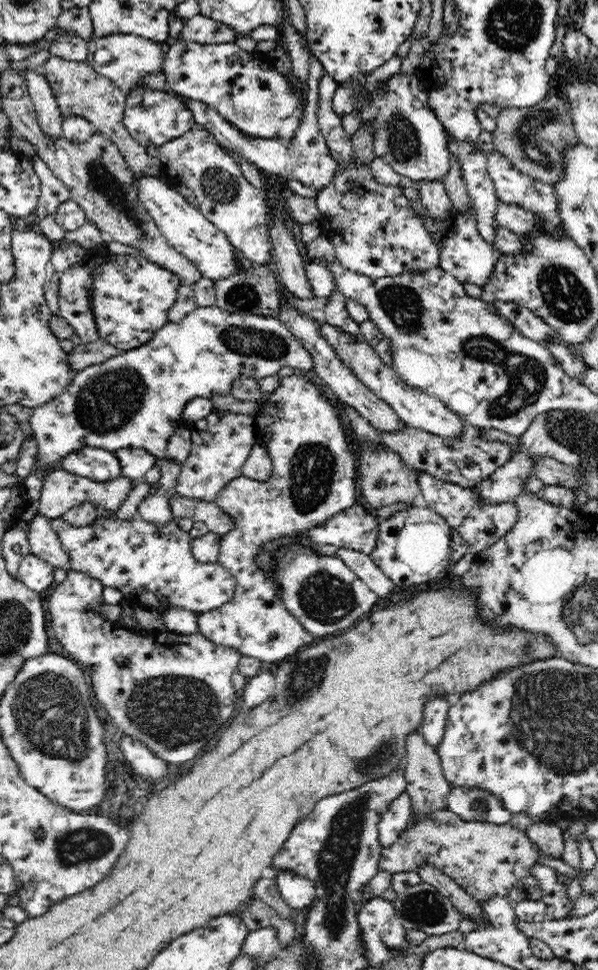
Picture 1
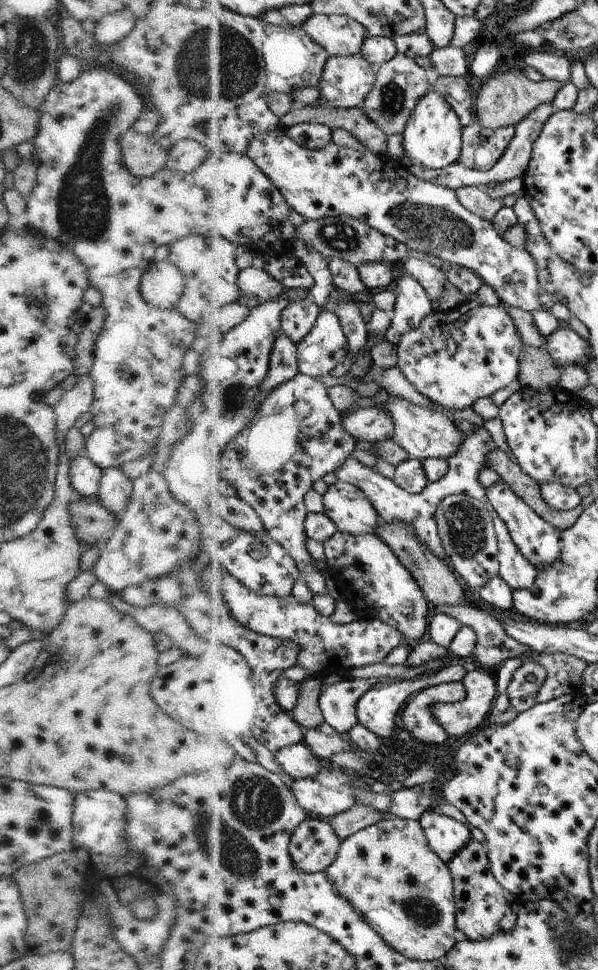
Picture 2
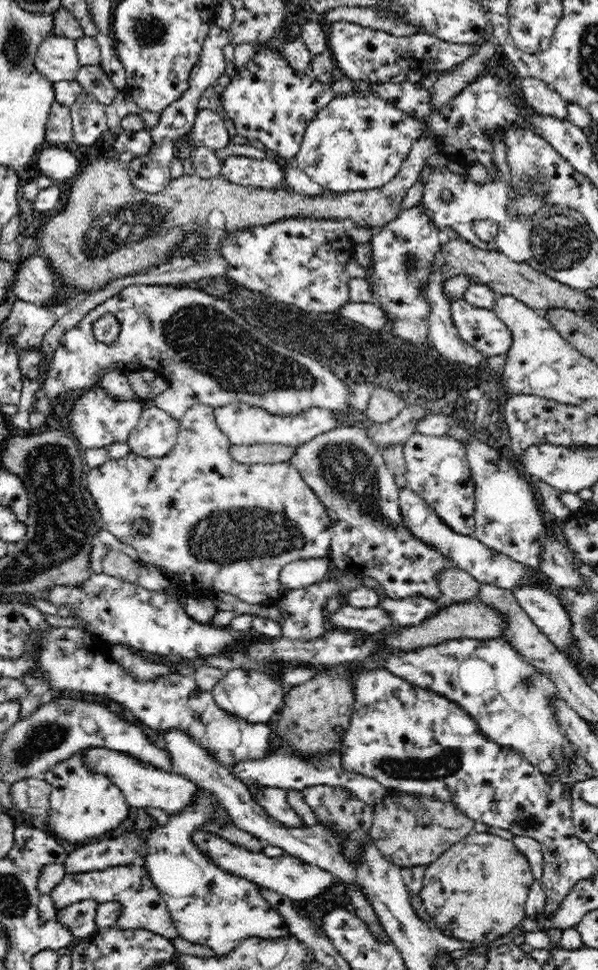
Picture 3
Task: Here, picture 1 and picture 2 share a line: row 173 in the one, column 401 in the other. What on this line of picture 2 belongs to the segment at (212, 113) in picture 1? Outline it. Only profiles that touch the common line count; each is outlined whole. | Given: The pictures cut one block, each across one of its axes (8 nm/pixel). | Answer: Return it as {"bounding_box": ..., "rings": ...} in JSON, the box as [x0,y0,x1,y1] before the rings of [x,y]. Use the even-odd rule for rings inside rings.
{"bounding_box":[386,265,436,344],"rings":[[[406,265],[401,266],[403,275],[397,281],[399,297],[394,312],[392,328],[387,332],[386,340],[394,344],[402,342],[402,336],[420,328],[424,320],[436,312],[434,302],[428,291],[414,276],[407,273]]]}

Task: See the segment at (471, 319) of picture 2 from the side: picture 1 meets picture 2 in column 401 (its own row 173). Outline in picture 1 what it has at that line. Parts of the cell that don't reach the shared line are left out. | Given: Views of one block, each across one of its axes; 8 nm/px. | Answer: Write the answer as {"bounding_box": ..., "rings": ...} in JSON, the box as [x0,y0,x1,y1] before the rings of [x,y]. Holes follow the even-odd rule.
{"bounding_box":[316,69,437,278],"rings":[[[326,69],[321,70],[316,90],[316,122],[328,149],[337,155],[344,172],[338,174],[329,185],[320,190],[316,202],[321,217],[322,234],[334,243],[335,256],[344,268],[368,278],[384,278],[403,270],[425,269],[437,264],[435,242],[424,231],[422,223],[414,219],[408,211],[408,200],[400,187],[379,186],[369,178],[368,166],[353,168],[350,162],[351,141],[342,139],[340,124],[332,113],[332,97],[340,88],[340,82],[334,79]]]}

